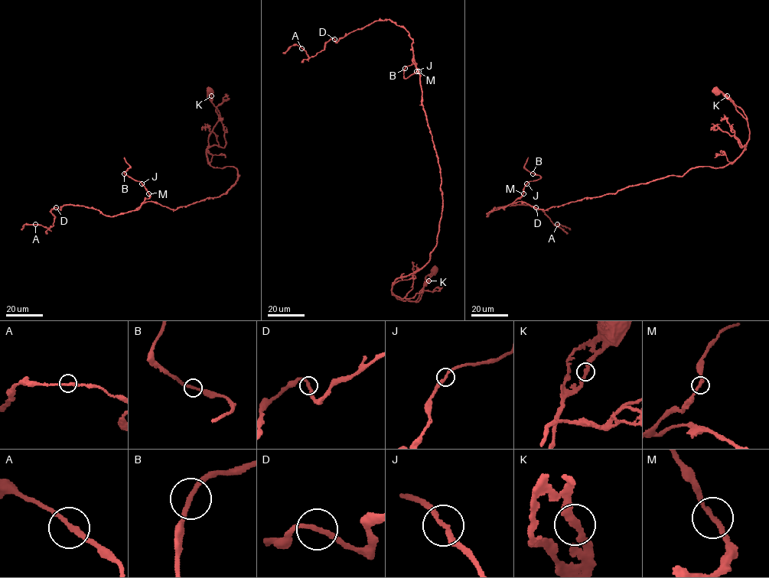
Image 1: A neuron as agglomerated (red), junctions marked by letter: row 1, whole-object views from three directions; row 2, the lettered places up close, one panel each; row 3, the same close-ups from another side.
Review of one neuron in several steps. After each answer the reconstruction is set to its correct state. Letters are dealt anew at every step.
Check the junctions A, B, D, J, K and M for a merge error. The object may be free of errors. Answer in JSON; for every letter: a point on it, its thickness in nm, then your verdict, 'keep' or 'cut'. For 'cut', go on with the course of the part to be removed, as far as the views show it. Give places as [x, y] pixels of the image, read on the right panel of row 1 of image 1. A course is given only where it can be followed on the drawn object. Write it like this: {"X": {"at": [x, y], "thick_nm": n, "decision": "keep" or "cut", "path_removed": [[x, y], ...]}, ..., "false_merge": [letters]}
{"A": {"at": [557, 224], "thick_nm": 220, "decision": "keep"}, "B": {"at": [532, 173], "thick_nm": 220, "decision": "keep"}, "D": {"at": [536, 207], "thick_nm": 220, "decision": "keep"}, "J": {"at": [526, 183], "thick_nm": 220, "decision": "keep"}, "K": {"at": [727, 95], "thick_nm": 240, "decision": "keep"}, "M": {"at": [523, 193], "thick_nm": 220, "decision": "keep"}, "false_merge": []}

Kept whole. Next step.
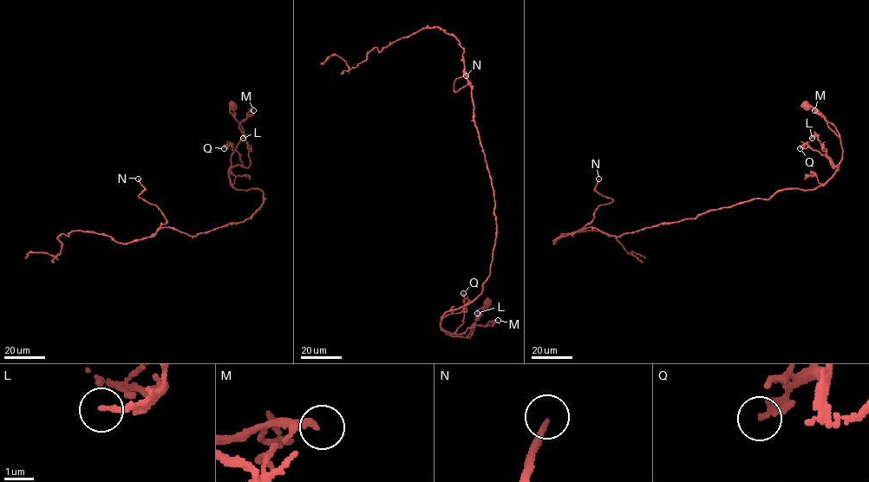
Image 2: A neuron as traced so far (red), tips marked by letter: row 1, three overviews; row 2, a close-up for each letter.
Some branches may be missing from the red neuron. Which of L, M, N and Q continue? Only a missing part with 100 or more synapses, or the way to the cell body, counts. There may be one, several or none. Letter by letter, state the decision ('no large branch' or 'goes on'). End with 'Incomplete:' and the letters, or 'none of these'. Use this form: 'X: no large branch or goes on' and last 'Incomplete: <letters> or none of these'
L: no large branch
M: no large branch
N: goes on
Q: no large branch
Incomplete: N

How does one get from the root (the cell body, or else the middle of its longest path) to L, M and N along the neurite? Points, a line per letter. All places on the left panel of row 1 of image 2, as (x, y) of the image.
L: (233, 106), (244, 133), (231, 156), (231, 164), (247, 167), (248, 150), (245, 135), (243, 138)
M: (233, 106), (235, 117), (243, 129), (242, 136), (239, 124), (247, 112), (253, 110)
N: (233, 106), (244, 133), (231, 184), (265, 198), (250, 218), (193, 237), (159, 229), (138, 179)

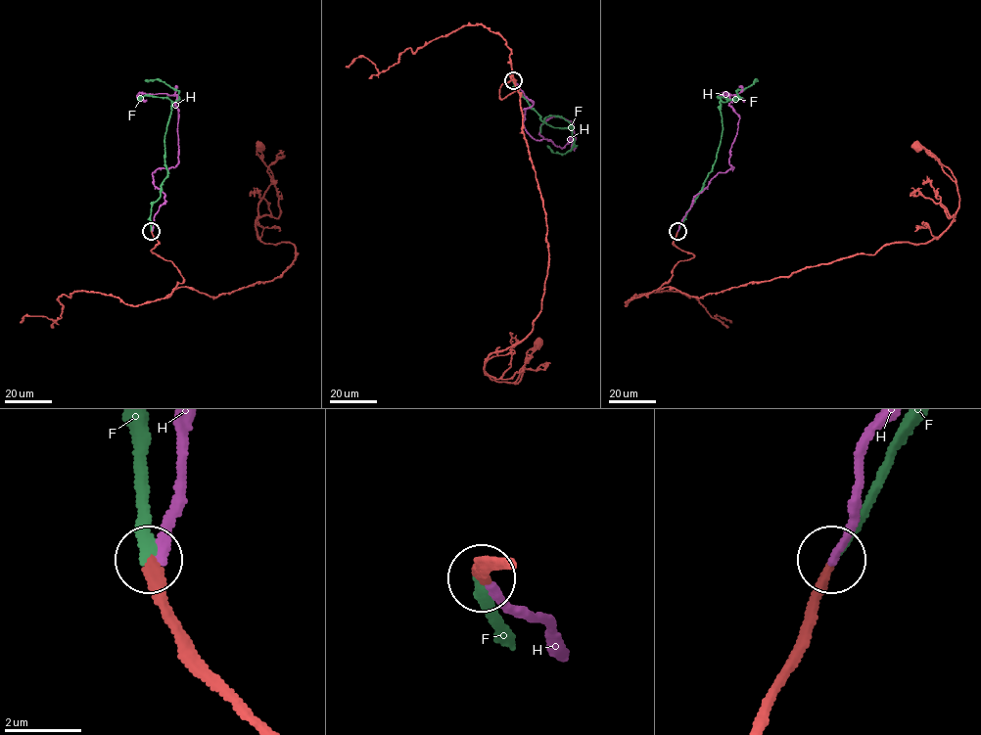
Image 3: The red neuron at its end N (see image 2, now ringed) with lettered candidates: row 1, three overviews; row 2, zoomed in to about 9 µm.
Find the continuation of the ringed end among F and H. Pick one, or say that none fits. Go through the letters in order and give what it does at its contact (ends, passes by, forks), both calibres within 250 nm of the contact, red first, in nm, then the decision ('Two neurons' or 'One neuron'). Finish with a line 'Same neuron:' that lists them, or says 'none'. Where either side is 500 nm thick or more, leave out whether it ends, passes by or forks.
F: It ends there. Thickness 320 nm (red) against 240 nm. One neuron
H: It ends there. Thickness 320 nm (red) against 240 nm. Two neurons
Same neuron: F

